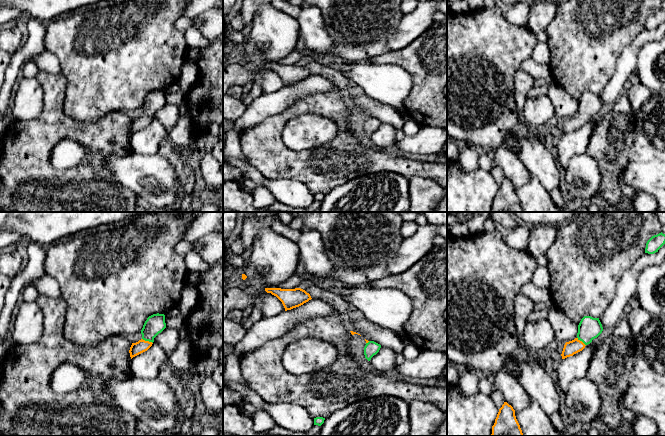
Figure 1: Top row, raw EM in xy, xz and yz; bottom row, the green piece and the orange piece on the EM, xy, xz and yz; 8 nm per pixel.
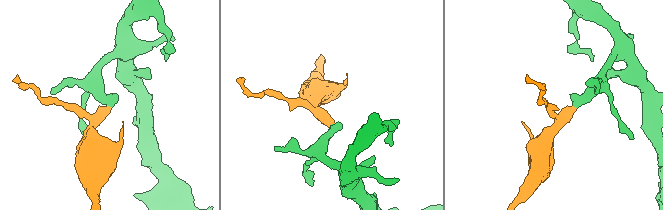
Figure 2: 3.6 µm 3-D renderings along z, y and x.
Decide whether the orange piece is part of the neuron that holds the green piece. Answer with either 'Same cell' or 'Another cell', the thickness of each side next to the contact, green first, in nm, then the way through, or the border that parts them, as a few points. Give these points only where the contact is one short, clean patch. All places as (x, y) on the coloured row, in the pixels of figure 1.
Same cell. Thickness 160 nm (green) against 100 nm. Path across: xy (155, 324), (149, 331), (147, 340), (141, 346)

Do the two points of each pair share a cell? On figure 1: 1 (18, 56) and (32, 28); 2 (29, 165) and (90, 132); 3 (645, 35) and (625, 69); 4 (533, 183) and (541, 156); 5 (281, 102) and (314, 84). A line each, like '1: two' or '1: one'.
1: one
2: one
3: one
4: two
5: one

